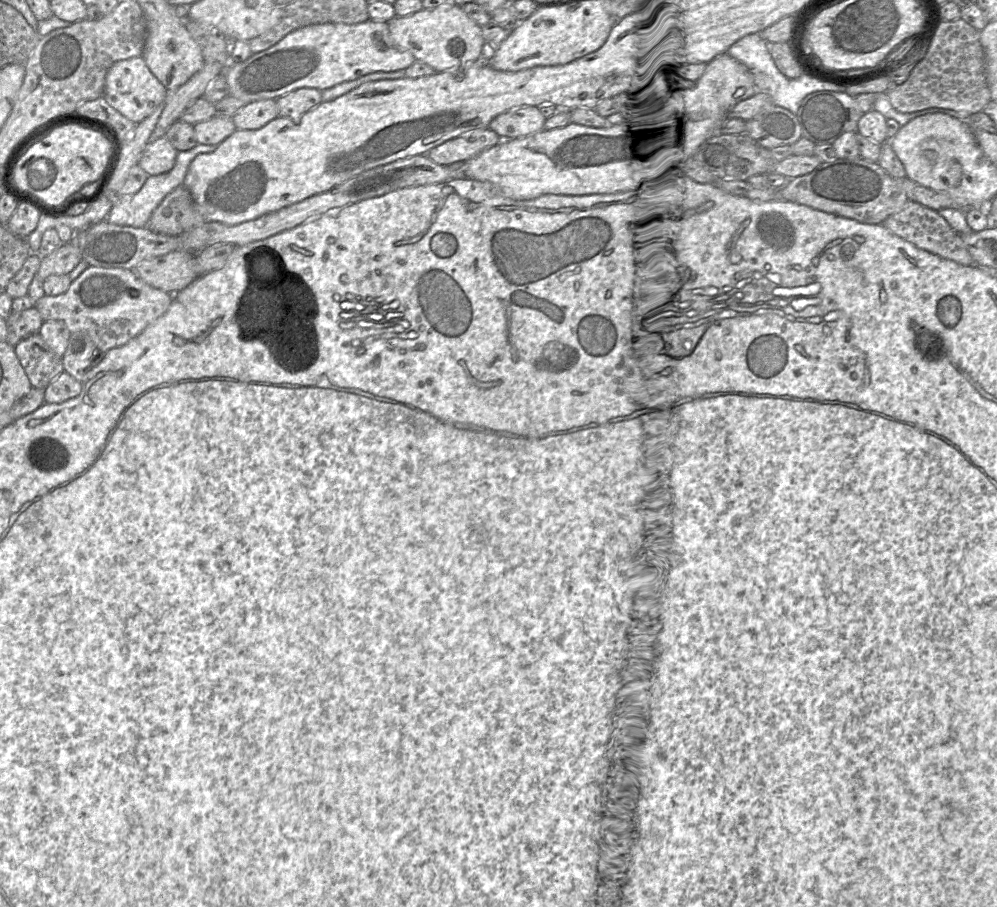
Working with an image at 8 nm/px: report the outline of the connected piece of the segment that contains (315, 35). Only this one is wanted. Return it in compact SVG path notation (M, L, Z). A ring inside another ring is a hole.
M367 21L357 24L323 23L298 28L272 47L252 54L240 63L229 63L224 71L229 95L245 102L277 99L299 88L316 88L320 91L343 82L355 80L373 72L390 72L408 68L416 61L409 51L399 50L392 44L388 22Z

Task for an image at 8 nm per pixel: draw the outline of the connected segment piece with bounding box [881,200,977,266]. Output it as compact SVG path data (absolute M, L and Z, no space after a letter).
M909 200L903 209L890 215L881 224L898 237L932 254L952 260L963 266L977 266L961 234L953 229L950 224L933 209Z

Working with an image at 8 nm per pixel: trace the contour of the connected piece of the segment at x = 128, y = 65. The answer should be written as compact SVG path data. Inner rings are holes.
M137 56L117 61L109 68L104 81L103 97L111 107L138 124L157 109L164 101L167 91L150 71L144 58Z

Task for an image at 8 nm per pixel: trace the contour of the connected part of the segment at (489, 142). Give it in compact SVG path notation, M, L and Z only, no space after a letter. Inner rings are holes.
M490 128L467 132L433 148L427 156L439 165L449 166L465 162L501 142L501 137Z

